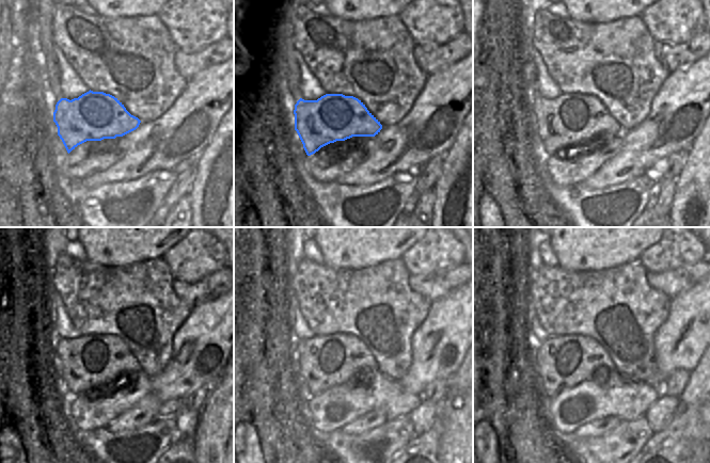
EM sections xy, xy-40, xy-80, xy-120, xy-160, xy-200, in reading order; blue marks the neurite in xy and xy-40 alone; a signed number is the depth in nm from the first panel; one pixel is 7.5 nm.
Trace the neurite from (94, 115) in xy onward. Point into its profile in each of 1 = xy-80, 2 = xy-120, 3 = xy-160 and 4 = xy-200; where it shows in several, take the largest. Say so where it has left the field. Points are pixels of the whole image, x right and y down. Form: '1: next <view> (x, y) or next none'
1: next xy-80 (569, 118)
2: next xy-120 (88, 361)
3: next xy-160 (325, 361)
4: next xy-200 (564, 362)

